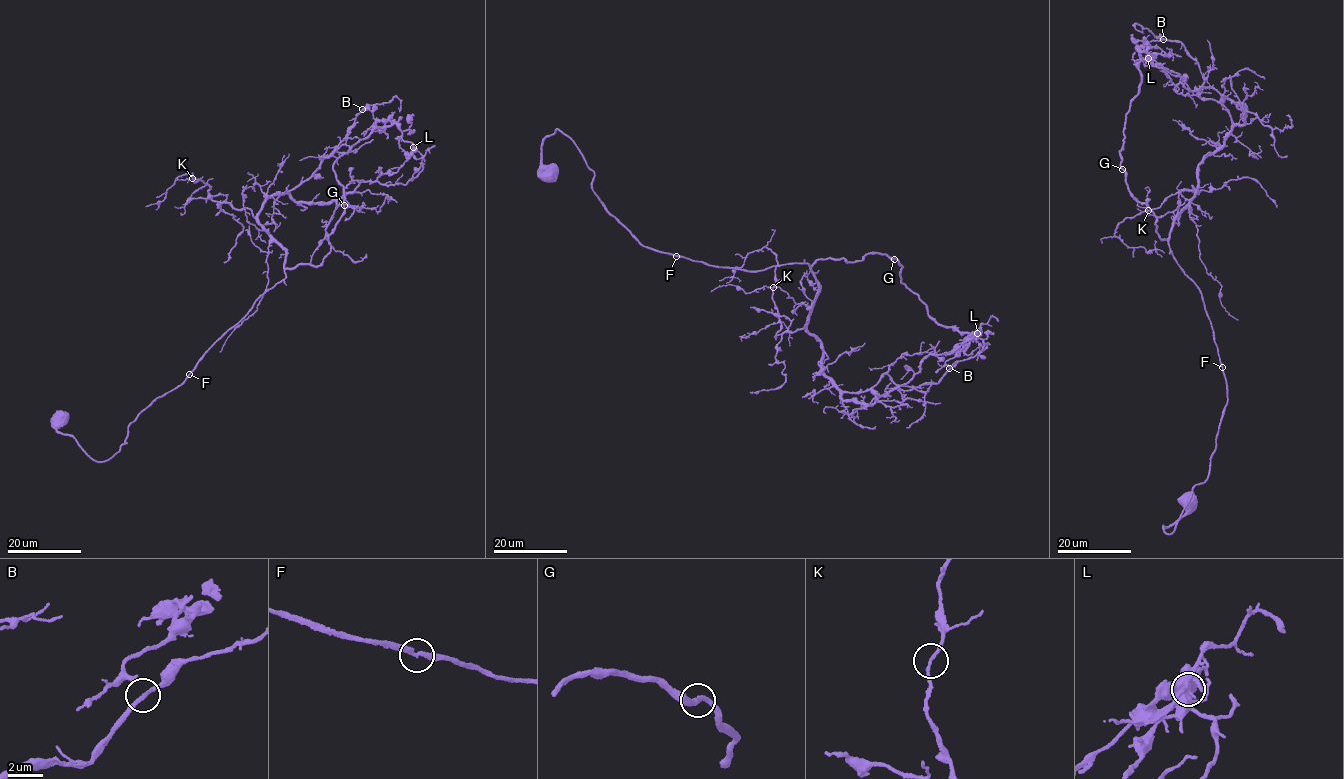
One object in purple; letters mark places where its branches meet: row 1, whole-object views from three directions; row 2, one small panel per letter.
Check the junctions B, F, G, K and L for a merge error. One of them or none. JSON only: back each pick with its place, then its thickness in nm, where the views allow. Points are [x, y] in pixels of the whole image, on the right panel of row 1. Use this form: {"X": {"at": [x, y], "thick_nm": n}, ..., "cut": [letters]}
{"cut": []}

